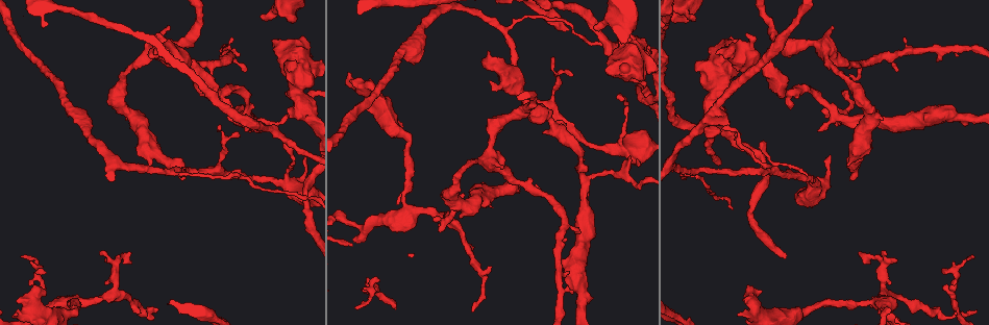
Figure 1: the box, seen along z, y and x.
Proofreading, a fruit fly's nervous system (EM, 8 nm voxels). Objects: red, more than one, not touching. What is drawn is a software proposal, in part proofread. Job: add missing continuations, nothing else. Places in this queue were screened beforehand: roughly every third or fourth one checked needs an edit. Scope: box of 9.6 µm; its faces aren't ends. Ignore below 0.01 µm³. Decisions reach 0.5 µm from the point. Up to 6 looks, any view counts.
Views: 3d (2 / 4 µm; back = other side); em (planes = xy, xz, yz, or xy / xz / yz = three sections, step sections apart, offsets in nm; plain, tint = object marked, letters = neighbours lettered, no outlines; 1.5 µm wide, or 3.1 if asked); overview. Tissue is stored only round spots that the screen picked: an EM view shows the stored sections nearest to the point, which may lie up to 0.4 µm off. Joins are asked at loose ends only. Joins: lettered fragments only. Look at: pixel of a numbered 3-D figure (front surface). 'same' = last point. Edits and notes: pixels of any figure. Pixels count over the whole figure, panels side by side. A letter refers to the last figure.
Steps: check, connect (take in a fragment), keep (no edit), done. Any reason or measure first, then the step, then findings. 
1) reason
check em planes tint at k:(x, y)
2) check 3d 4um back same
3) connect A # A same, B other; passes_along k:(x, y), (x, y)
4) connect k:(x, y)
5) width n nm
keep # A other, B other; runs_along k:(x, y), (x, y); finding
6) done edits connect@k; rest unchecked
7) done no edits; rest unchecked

free end
check 3d 2um at 1:(762, 292)

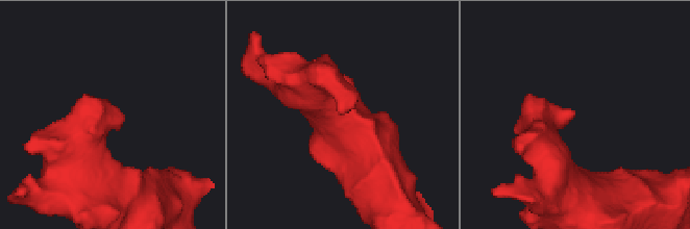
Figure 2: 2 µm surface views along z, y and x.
check em 3.1um planes letters at 2:(109, 115)

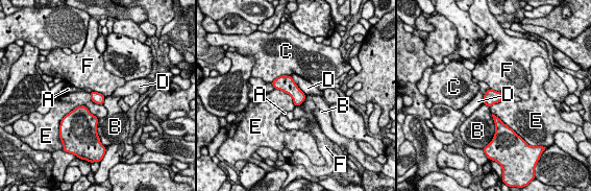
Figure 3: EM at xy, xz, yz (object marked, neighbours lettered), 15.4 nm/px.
longest_contact E 550 nm
keep # A other, B other, C other, D other, E other, F other; none of them fits

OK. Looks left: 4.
thick end
check em planes plain at 1:(692, 15)

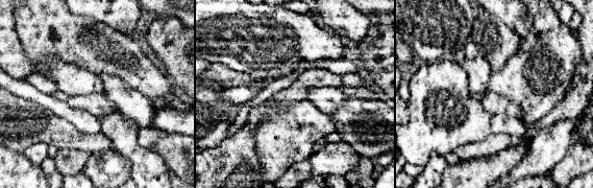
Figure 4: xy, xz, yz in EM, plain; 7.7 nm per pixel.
where the object lies
check em planes tint same

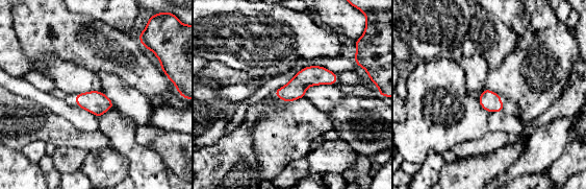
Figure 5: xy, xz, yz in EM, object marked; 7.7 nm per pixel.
see the neighbours
check em planes letters same

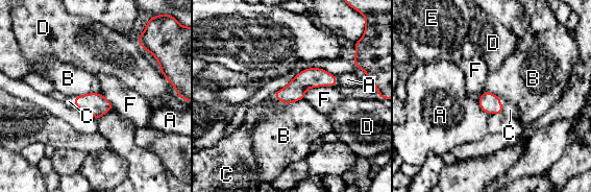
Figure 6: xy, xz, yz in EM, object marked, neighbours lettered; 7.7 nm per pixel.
longest_contact F 260 nm
connect C # A other, B other, C same, D other, E other, F other; the neuron continues

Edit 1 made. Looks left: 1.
branch stops here
check em planes letters at 1:(490, 82)

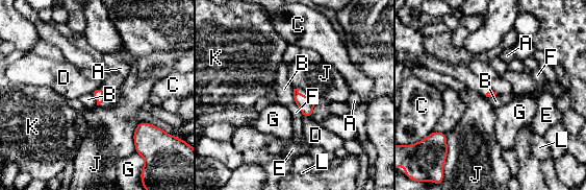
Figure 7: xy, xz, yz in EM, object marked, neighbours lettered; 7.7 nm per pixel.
keep # A other, B other, C other, D other, E other, F other, G other, J other, K other, L other; border 7:(292, 89), (295, 102); none of them fits

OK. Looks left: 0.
done edits connect@6; rest unchecked

